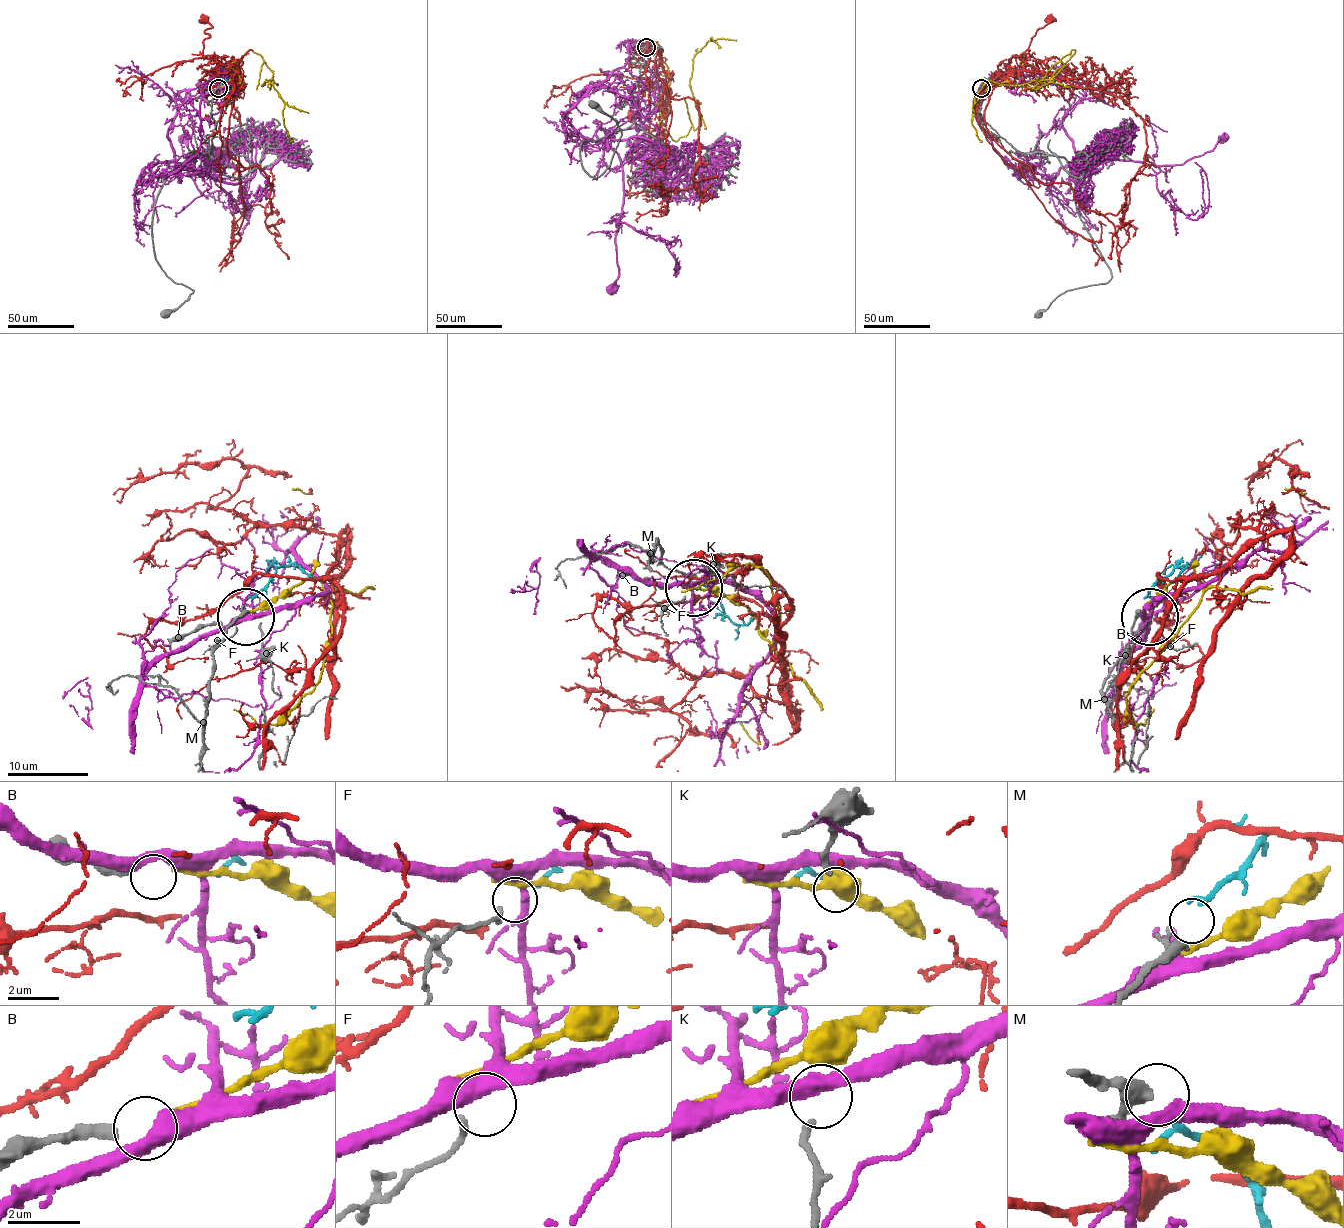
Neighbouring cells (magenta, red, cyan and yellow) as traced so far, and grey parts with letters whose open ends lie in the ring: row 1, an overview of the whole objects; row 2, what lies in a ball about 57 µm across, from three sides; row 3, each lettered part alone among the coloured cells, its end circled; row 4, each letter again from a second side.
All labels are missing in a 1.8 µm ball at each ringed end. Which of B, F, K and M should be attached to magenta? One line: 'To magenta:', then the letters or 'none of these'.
To magenta: F

